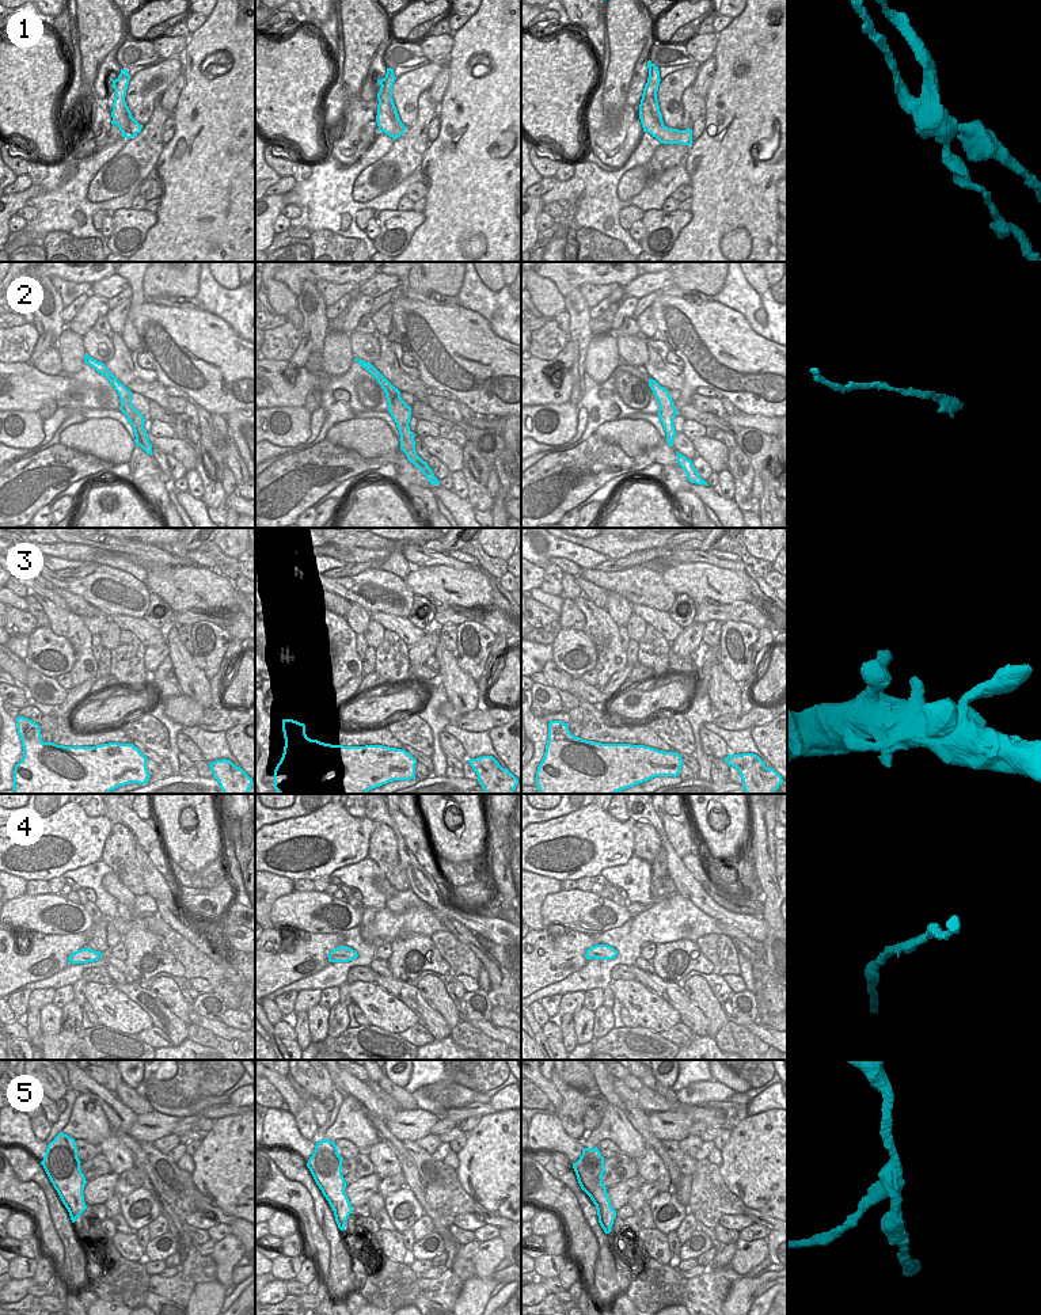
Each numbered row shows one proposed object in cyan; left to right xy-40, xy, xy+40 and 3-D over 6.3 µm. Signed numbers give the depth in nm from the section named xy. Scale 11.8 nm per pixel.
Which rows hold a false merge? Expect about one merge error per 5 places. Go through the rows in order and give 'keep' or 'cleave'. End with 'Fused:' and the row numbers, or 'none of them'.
1: cleave
2: keep
3: keep
4: keep
5: cleave
Fused: 1, 5

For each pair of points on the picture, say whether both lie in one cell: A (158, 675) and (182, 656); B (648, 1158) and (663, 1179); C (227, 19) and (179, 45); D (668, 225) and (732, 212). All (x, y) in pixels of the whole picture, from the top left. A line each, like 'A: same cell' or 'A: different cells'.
A: different cells
B: same cell
C: different cells
D: different cells

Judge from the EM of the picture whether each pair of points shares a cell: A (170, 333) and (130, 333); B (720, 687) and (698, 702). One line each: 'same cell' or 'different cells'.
A: different cells
B: different cells

